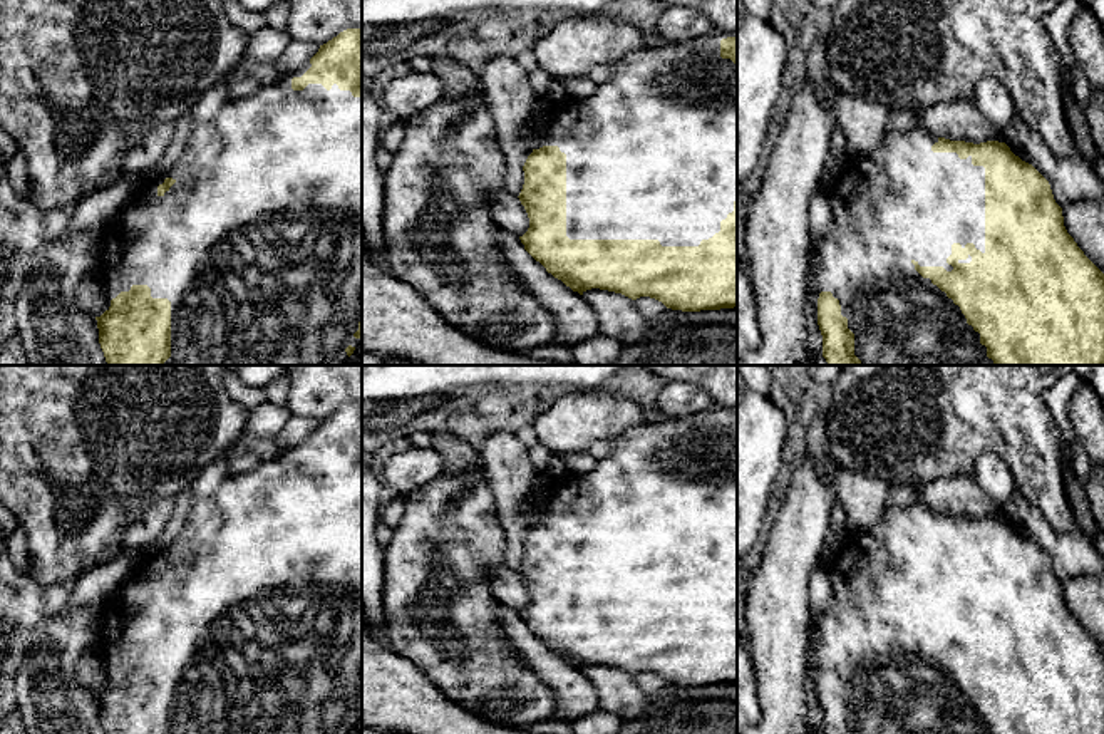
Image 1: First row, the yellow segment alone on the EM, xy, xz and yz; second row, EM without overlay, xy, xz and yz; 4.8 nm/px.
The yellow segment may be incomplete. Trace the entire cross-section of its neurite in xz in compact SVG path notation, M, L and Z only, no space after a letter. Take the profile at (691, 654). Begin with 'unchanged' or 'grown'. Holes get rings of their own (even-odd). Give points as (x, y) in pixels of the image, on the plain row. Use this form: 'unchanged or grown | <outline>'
grown | M714 407L707 412L675 419L660 414L653 421L643 421L627 429L613 442L613 452L598 459L591 471L586 474L566 473L555 478L553 486L541 499L546 506L546 519L533 525L528 531L523 541L524 560L518 571L529 593L528 607L519 612L524 625L548 649L580 670L600 664L622 669L632 675L650 672L667 684L682 687L737 682L737 409Z

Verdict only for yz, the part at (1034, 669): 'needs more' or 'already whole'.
needs more

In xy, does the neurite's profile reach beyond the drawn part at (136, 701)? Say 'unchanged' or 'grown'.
grown

